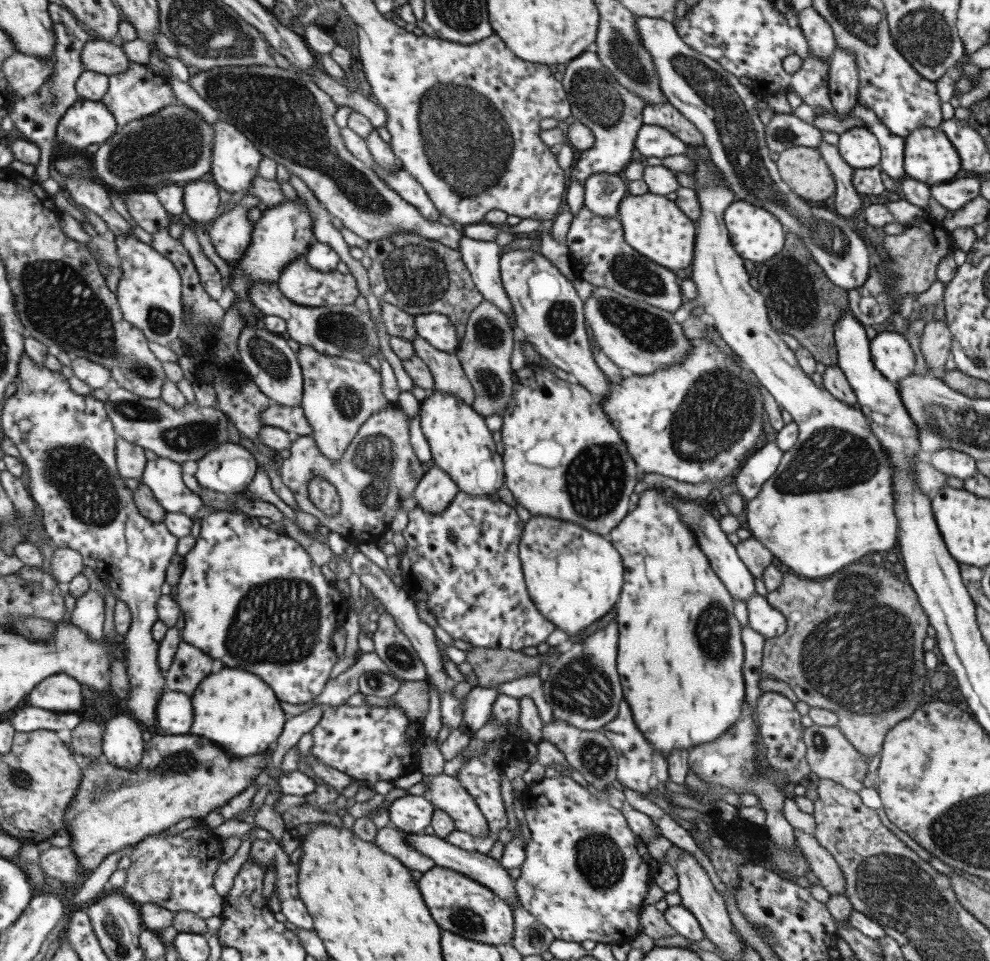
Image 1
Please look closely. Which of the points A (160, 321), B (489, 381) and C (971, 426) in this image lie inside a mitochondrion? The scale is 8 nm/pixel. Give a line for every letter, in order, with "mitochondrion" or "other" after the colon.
A: mitochondrion
B: mitochondrion
C: mitochondrion

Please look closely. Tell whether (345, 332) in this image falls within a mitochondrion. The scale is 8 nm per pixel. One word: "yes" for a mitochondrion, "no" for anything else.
yes

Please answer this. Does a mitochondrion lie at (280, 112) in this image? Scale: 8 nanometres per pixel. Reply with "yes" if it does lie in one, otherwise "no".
yes

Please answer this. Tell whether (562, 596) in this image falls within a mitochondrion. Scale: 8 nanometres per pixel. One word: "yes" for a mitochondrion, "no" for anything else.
no

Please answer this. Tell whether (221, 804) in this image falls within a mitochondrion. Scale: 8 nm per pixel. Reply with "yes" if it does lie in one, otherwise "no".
no

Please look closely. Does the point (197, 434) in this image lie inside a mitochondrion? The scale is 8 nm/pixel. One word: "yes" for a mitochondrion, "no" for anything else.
yes

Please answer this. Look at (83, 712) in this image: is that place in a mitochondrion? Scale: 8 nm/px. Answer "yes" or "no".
no

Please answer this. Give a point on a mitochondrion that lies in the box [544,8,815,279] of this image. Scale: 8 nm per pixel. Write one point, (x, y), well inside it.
(596, 96)

